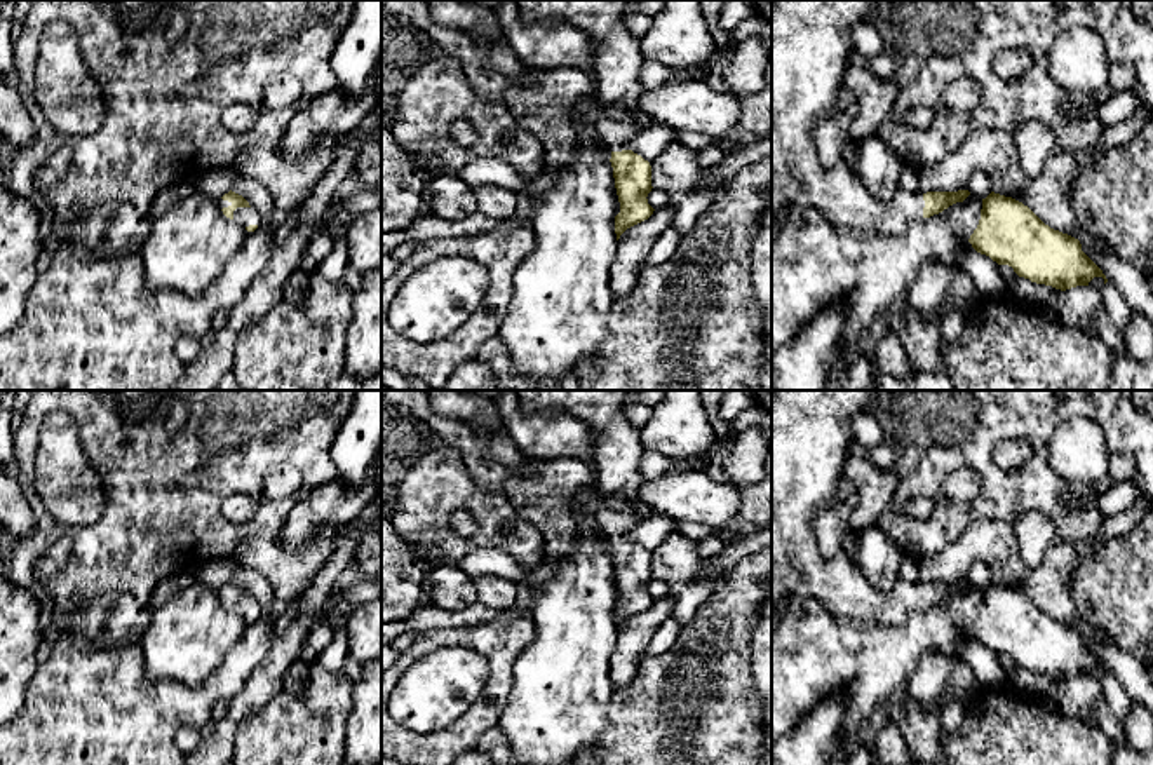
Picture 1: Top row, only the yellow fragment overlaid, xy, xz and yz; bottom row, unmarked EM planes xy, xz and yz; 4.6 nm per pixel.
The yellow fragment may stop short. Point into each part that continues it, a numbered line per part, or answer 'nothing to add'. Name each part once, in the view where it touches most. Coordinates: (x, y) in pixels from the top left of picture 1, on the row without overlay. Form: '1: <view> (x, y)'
1: xy (244, 607)

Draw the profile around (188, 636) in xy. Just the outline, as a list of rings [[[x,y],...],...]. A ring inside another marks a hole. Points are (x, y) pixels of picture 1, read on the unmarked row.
[[[195,579],[153,610],[139,640],[146,674],[155,681],[167,680],[197,687],[223,664],[247,626],[249,622],[242,615],[223,605],[214,587]]]

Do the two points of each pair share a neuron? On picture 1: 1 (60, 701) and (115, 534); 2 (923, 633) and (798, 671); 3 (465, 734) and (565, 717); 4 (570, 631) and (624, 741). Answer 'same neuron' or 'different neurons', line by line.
1: different neurons
2: same neuron
3: different neurons
4: different neurons

